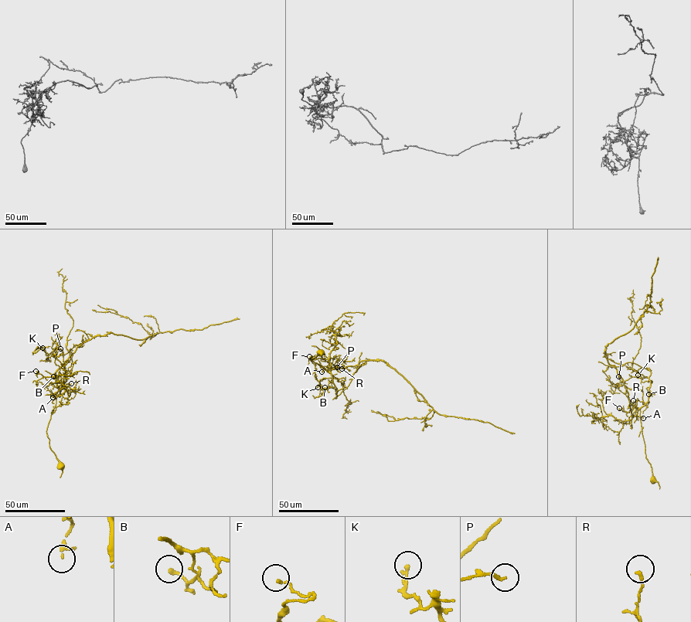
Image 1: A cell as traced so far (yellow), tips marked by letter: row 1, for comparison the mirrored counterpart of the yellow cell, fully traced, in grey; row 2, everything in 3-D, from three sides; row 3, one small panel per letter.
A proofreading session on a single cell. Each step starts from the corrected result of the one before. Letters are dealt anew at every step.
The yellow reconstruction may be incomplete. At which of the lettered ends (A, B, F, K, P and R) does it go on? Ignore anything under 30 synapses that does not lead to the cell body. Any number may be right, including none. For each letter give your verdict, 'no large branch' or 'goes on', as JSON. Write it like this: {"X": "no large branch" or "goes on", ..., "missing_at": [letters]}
{"A": "no large branch", "B": "no large branch", "F": "no large branch", "K": "no large branch", "P": "no large branch", "R": "no large branch", "missing_at": []}

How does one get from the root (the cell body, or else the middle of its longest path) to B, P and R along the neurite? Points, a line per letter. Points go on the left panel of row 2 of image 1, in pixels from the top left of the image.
B: (60, 466), (49, 446), (46, 430), (56, 402), (56, 394), (66, 381), (66, 373), (53, 376)
P: (60, 466), (49, 446), (46, 430), (56, 394), (66, 381), (66, 372), (54, 362), (56, 350), (60, 348)
R: (60, 466), (49, 446), (46, 430), (57, 392), (71, 383)

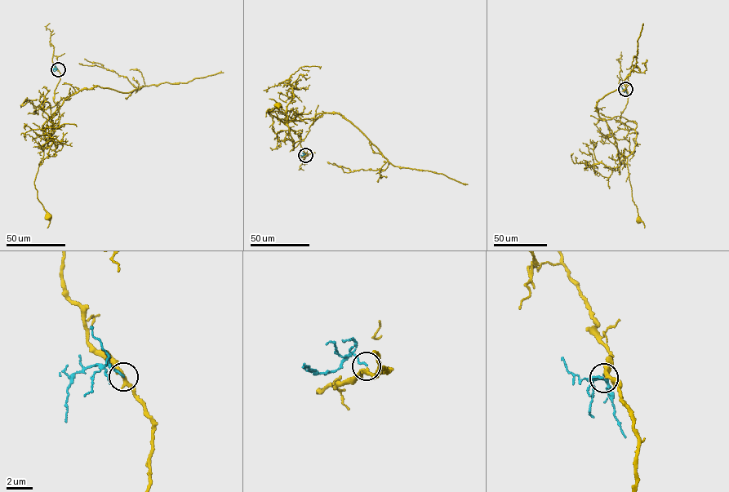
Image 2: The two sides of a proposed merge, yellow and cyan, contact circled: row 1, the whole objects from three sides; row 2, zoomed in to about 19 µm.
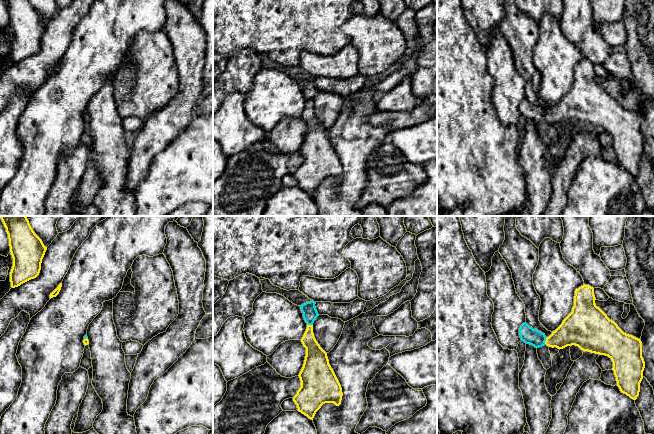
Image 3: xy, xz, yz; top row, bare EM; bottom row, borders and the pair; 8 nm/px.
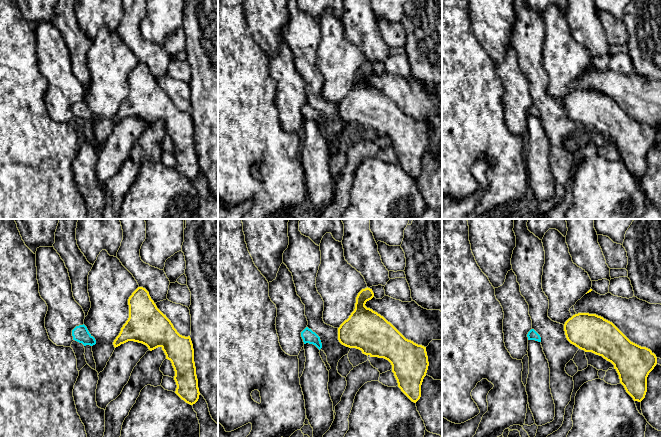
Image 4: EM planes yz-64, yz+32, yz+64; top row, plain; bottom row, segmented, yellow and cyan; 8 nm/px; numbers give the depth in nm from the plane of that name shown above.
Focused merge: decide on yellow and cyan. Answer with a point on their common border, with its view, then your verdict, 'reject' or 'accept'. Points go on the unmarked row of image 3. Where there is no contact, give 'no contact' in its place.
yz (546, 116) | accept

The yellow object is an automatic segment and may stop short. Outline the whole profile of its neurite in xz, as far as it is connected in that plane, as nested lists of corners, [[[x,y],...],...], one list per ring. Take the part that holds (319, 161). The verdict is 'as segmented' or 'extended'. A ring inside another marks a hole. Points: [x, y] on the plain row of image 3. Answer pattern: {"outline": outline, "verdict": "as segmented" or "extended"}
{"outline": [[[316,78],[300,82],[307,105],[301,115],[306,124],[303,143],[299,149],[301,163],[293,173],[297,186],[313,196],[316,188],[325,179],[341,180],[342,164],[329,140],[327,129],[320,123],[313,109],[313,99],[319,92]]], "verdict": "extended"}

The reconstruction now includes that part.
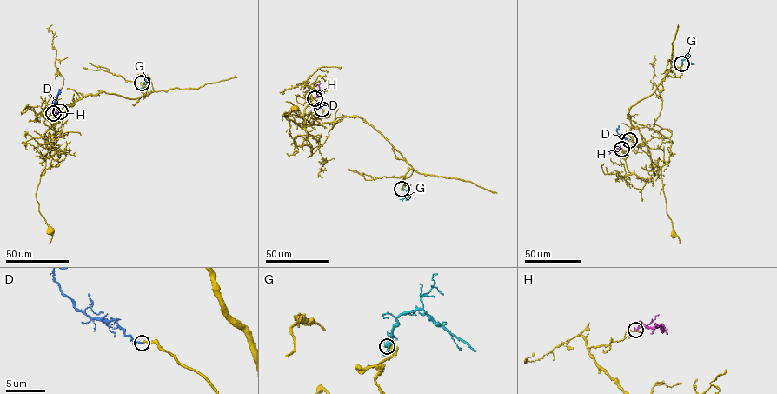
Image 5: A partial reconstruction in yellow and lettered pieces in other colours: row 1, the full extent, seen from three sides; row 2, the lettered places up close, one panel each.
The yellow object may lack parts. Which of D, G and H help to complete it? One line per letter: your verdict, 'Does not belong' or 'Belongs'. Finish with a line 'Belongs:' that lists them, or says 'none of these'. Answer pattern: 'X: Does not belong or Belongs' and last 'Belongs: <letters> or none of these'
D: Belongs
G: Does not belong
H: Does not belong
Belongs: D

